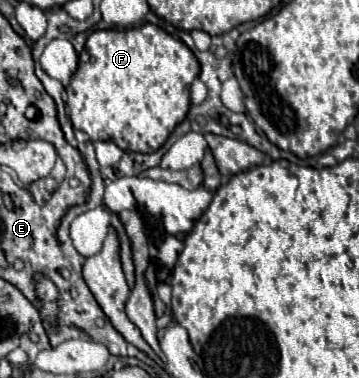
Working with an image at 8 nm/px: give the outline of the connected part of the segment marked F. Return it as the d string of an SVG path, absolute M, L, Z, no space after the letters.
M144 23L142 27L132 27L132 29L106 29L106 31L94 31L88 39L86 39L86 51L90 53L90 57L94 59L92 63L84 63L78 65L76 75L70 79L66 93L68 93L68 117L74 125L74 129L84 131L92 141L114 141L116 145L120 145L120 149L124 151L138 151L138 153L154 153L172 133L172 129L186 117L188 109L190 109L190 83L194 81L194 77L198 77L200 73L200 65L194 57L194 53L180 41L174 39L172 35L168 35L164 29L152 25L152 23Z

